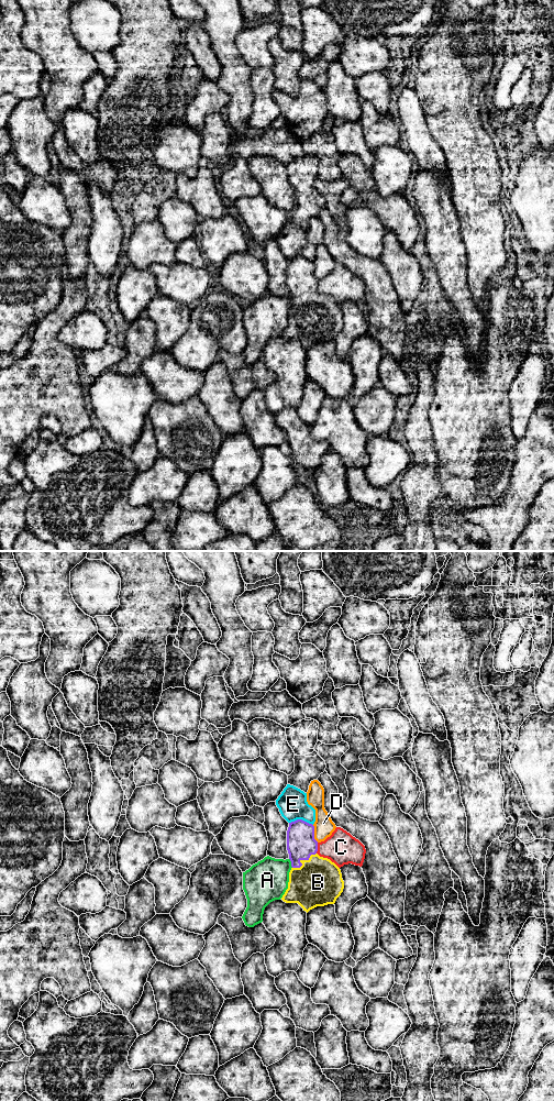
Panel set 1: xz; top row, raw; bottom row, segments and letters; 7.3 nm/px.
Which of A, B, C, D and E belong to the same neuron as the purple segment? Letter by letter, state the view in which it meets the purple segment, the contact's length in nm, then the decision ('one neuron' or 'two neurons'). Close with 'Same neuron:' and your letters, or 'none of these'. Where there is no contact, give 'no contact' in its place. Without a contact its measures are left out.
A: meets purple in xz; contact 80 nm long; two neurons
B: meets purple in xz; contact 200 nm long; one neuron
C: meets purple in xz; contact 80 nm long; two neurons
D: meets purple in xz; contact 130 nm long; two neurons
E: meets purple in xz; contact 180 nm long; two neurons
Same neuron: B

